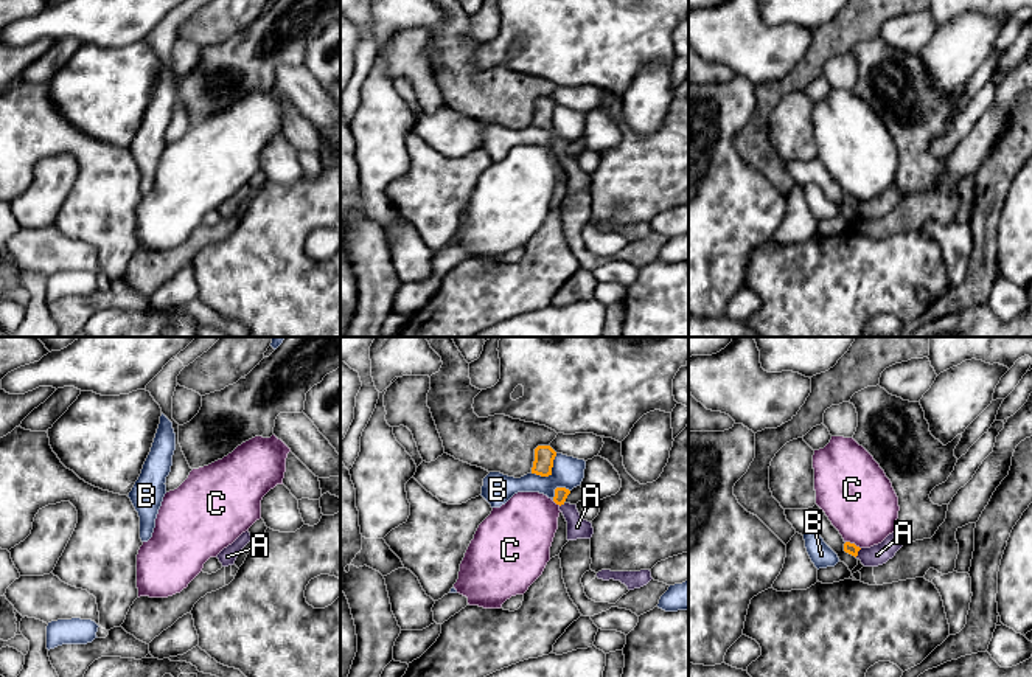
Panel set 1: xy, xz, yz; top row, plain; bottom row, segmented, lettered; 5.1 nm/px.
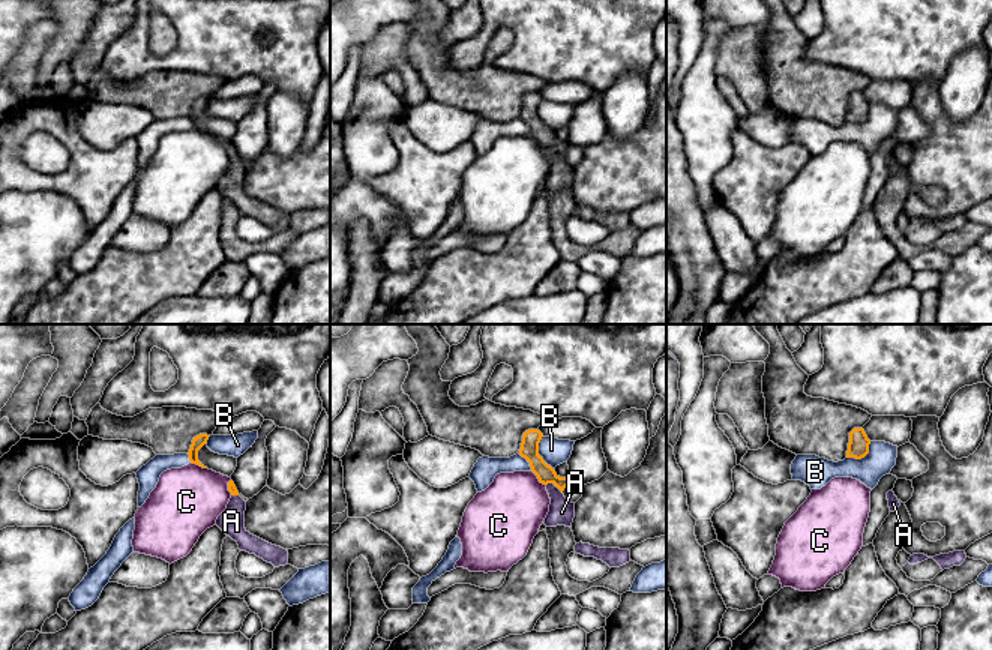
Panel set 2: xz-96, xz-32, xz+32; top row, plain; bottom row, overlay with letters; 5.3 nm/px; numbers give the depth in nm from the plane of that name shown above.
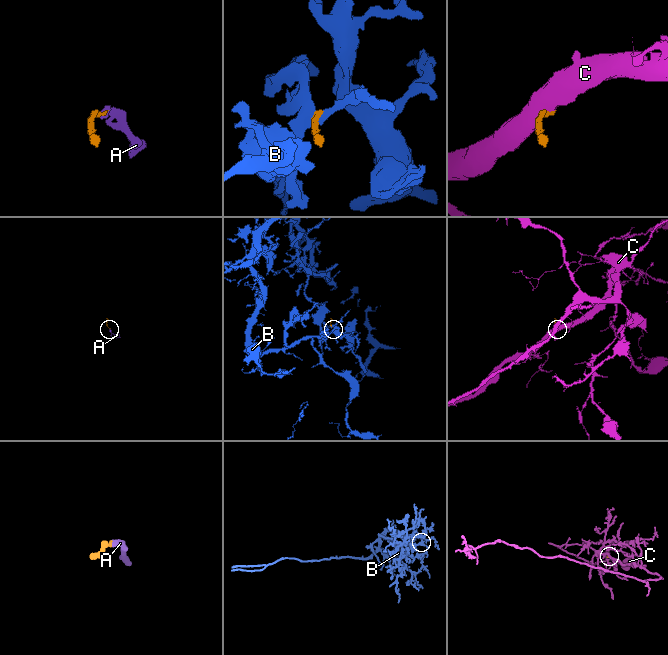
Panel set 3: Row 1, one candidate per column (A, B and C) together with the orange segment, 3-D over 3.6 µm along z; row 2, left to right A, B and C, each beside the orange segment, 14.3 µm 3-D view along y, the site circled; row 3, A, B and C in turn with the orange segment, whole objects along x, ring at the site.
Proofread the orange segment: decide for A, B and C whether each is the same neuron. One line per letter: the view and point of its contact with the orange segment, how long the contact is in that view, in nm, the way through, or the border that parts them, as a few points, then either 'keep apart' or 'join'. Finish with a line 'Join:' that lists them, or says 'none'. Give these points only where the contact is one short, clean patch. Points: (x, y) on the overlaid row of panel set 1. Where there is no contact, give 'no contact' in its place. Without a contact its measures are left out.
A: meets orange in yz at (857, 553); contact 60 nm long; runs through yz (850, 548), (857, 553), (877, 555); join
B: meets orange in xz at (549, 474); contact 170 nm long; border along xz (557, 454), (552, 471), (547, 475), (530, 472); keep apart
C: meets orange in yz at (854, 544); contact 90 nm long; border along yz (846, 541), (860, 548); keep apart
Join: A

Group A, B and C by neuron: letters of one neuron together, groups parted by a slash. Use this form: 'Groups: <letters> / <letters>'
Groups: A / B / C

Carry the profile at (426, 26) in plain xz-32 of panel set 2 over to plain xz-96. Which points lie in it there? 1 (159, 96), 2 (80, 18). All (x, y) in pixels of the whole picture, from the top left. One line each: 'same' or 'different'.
1: same
2: same

